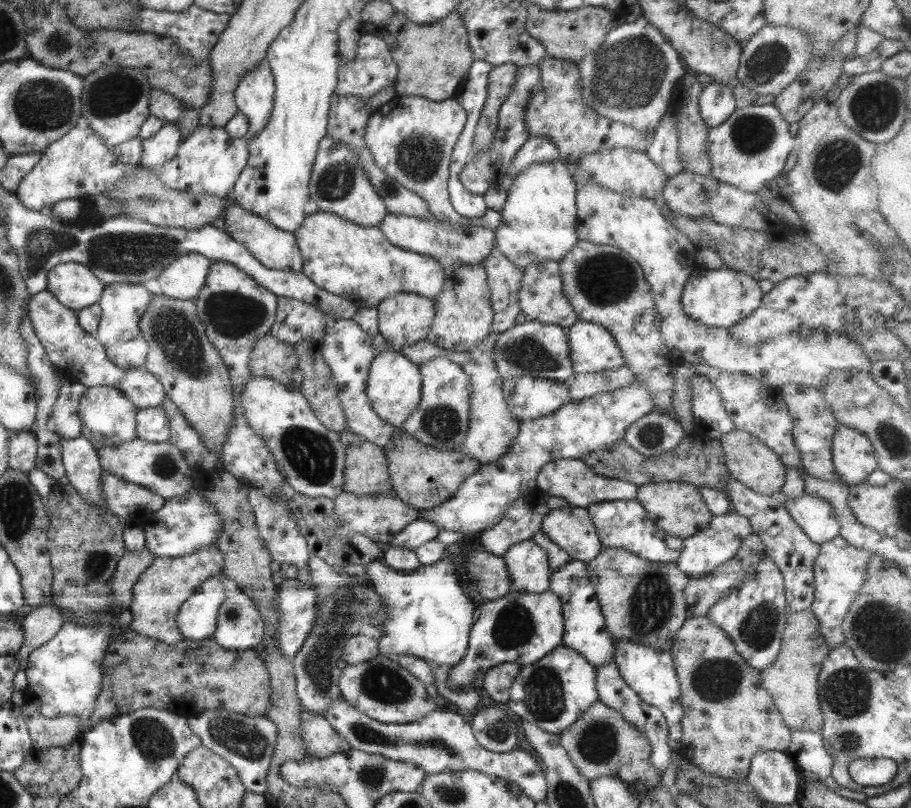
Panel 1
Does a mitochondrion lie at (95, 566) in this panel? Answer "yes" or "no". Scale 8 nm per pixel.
yes

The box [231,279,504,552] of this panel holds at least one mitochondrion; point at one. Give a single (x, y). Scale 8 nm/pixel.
(313, 456)

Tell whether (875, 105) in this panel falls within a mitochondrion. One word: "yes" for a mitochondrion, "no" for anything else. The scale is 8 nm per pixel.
yes

